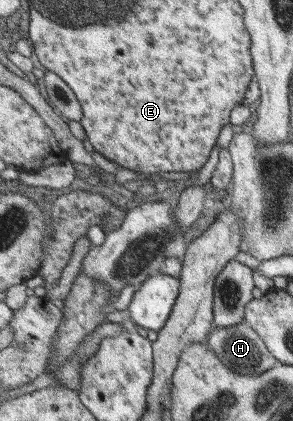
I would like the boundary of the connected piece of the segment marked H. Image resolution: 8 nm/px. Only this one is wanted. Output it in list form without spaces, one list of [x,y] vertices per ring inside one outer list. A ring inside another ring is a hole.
[[[244,321],[229,327],[212,328],[205,343],[222,365],[238,374],[259,375],[277,361]]]

